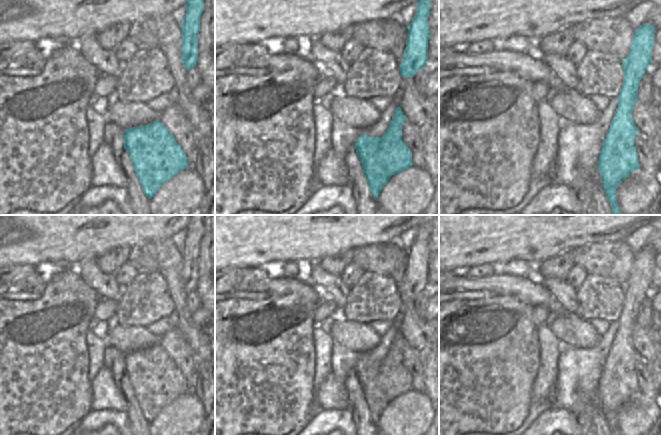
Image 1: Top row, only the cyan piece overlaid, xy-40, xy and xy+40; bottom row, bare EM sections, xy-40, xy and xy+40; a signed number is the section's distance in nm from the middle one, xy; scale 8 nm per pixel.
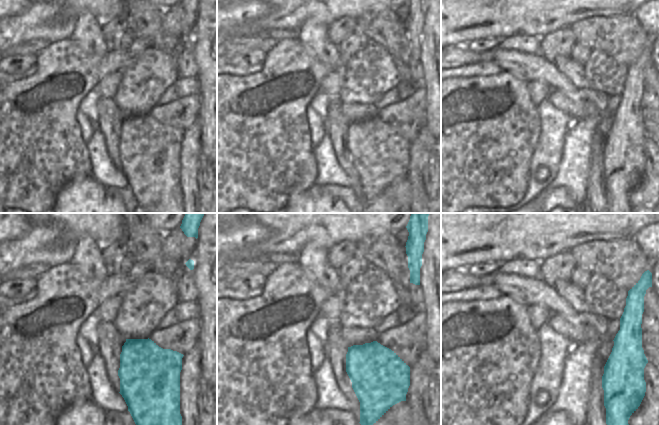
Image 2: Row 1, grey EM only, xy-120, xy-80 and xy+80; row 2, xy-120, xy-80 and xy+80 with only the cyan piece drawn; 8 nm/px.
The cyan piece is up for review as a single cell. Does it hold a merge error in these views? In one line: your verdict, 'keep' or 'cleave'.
cleave

